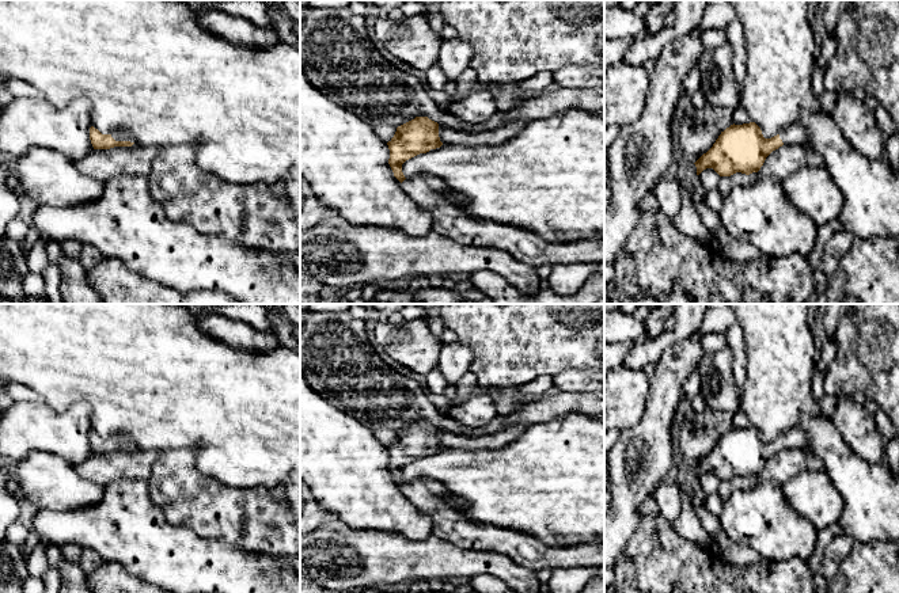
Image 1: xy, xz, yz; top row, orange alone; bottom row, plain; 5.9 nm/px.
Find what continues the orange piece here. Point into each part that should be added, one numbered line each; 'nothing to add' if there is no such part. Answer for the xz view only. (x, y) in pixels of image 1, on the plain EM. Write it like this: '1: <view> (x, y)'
1: xz (427, 494)

